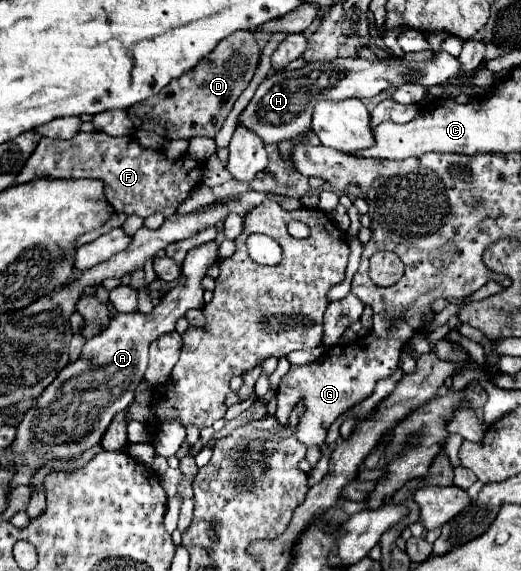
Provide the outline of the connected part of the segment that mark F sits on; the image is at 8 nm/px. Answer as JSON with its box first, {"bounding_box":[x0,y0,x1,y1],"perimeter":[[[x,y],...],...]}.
{"bounding_box":[17,132,203,218],"perimeter":[[[79,132],[71,140],[41,138],[17,176],[17,184],[37,178],[99,178],[105,182],[105,198],[115,212],[147,218],[155,212],[173,214],[201,182],[201,168],[203,164],[189,156],[167,160],[161,150],[145,150],[133,136],[115,138],[105,132]]]}

